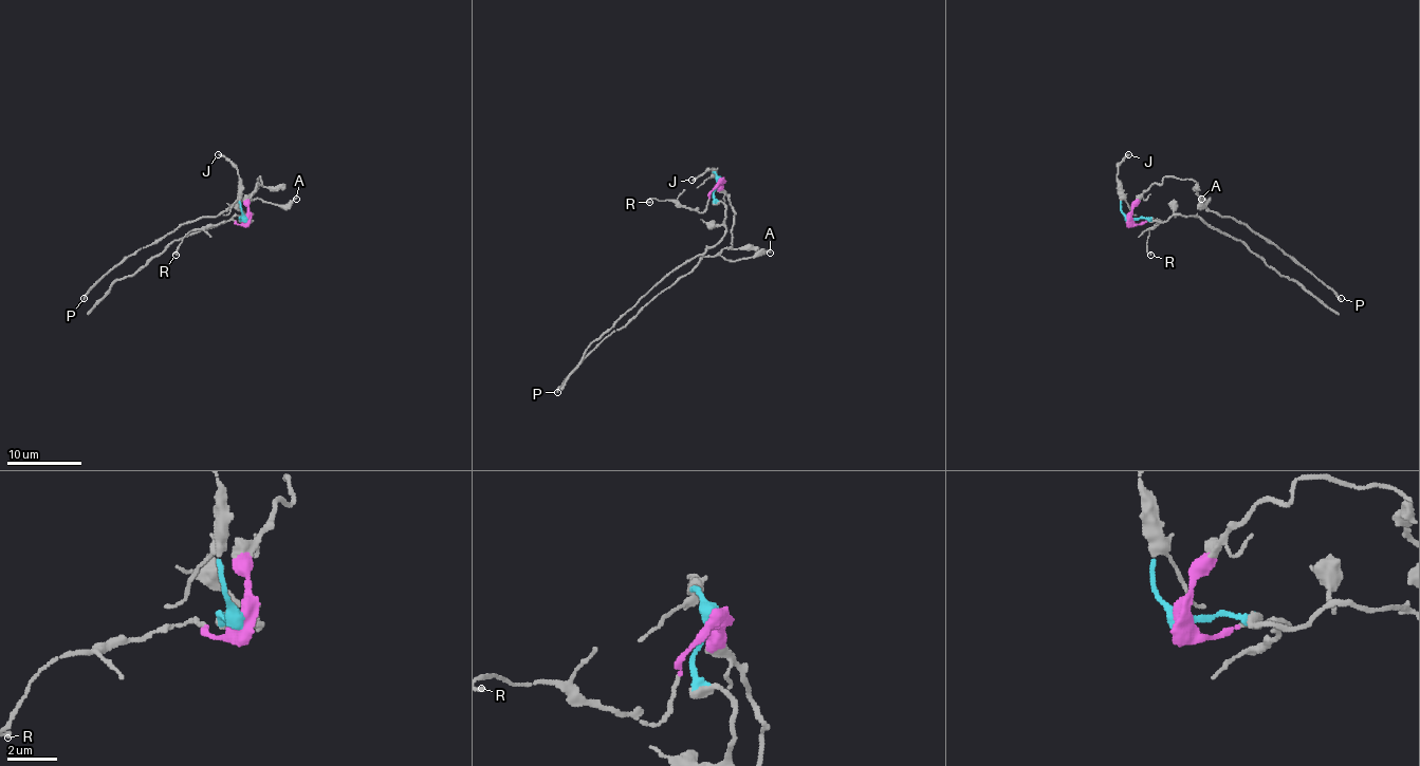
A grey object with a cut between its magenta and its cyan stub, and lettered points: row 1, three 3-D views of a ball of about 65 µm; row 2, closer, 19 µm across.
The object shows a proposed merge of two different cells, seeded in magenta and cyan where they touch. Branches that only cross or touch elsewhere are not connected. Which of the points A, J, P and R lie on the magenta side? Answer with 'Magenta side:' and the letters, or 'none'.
Magenta side: A, P, R

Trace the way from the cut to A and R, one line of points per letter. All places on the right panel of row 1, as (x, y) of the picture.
A: (1130, 219), (1131, 205), (1155, 183), (1165, 178), (1192, 179), (1196, 192), (1209, 198), (1205, 205), (1201, 198)
R: (1130, 219), (1136, 224), (1160, 220), (1148, 229), (1147, 250), (1150, 254)

